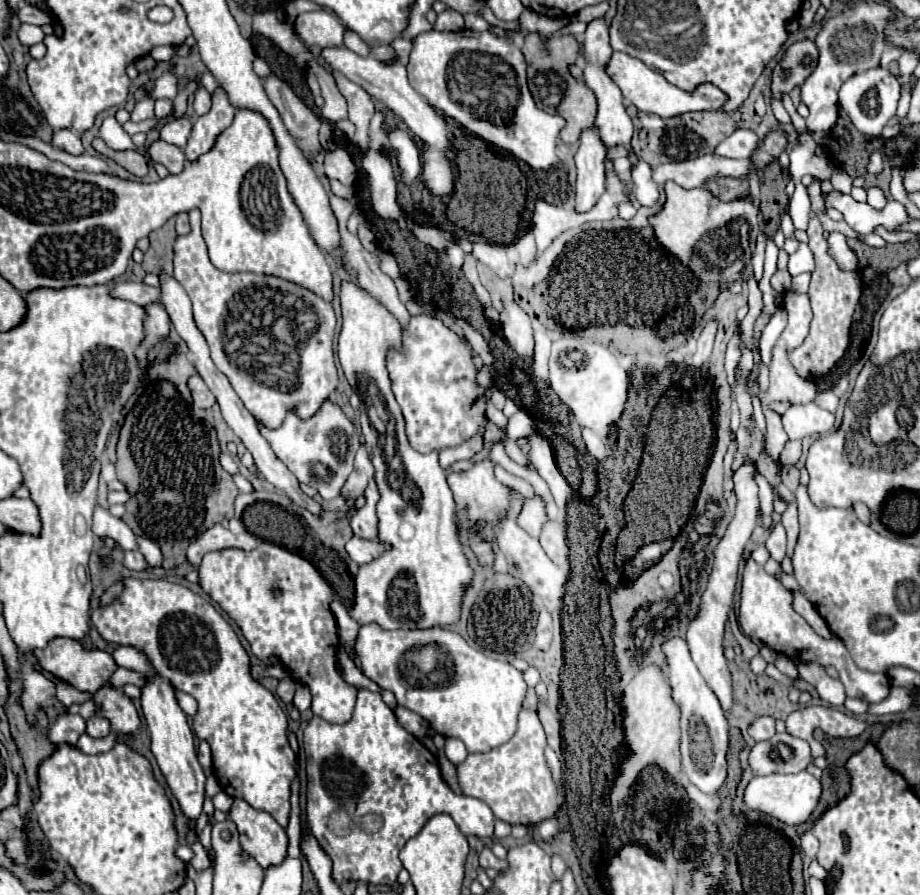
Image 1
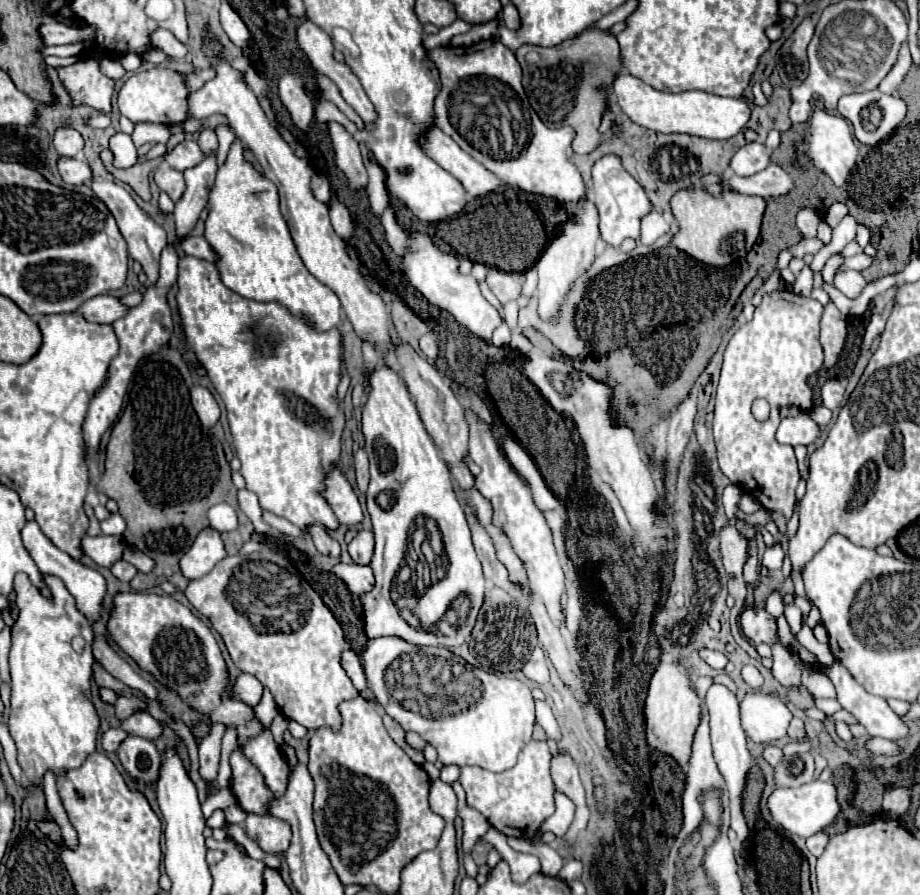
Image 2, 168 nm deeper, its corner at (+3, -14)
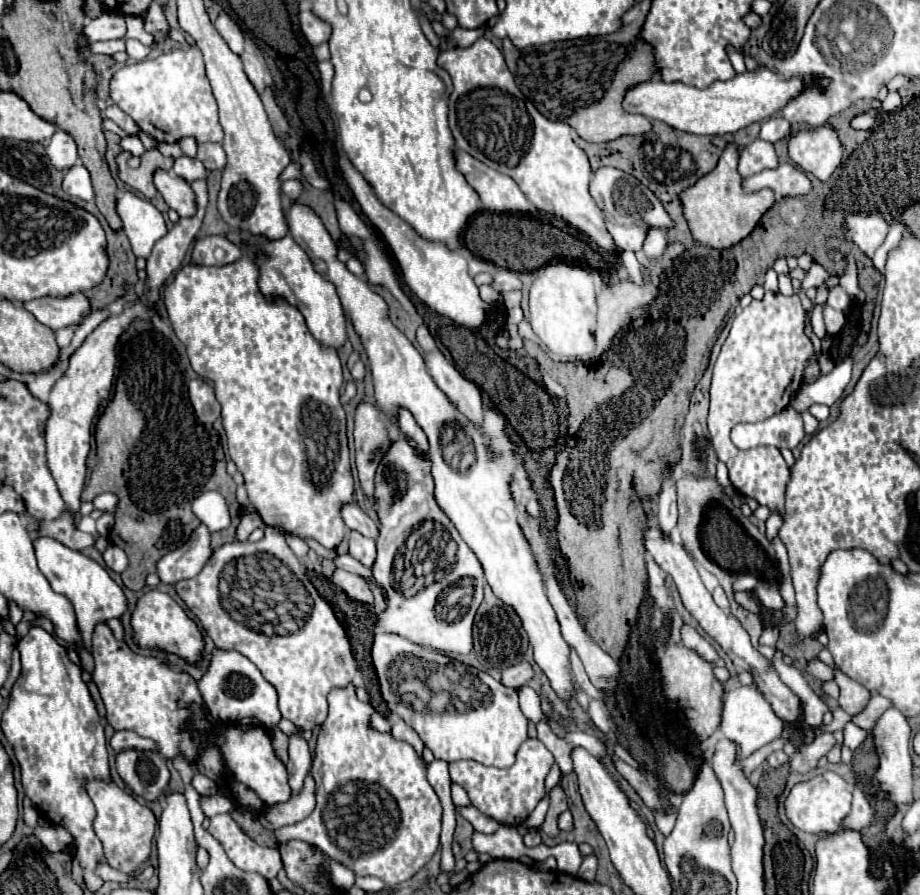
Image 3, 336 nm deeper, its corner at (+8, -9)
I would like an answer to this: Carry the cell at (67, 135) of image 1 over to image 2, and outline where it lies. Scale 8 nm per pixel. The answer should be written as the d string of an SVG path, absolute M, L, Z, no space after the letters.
M60 158L58 172L66 184L74 184L74 186L82 186L82 184L90 182L90 178L92 178L90 168L76 158Z

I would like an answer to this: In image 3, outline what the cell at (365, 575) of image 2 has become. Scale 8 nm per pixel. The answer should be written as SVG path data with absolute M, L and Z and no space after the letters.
M335 569L331 581L337 587L341 587L351 599L361 601L361 603L373 603L373 593L369 591L369 583L363 577L343 571L343 569Z

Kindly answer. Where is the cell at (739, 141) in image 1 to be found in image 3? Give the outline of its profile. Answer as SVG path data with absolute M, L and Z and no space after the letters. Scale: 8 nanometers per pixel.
M755 139L753 143L745 145L739 153L739 173L743 177L751 177L763 169L777 167L777 155L773 143Z

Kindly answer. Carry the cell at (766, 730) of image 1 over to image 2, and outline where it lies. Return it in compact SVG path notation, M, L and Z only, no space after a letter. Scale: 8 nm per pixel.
M766 746L764 748L764 760L768 762L768 764L772 764L772 766L776 766L776 764L780 764L780 760L782 760L782 750L778 748L778 746Z

